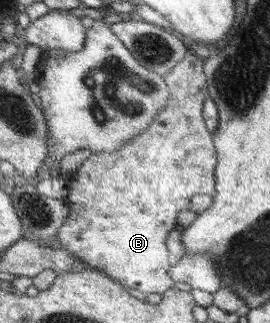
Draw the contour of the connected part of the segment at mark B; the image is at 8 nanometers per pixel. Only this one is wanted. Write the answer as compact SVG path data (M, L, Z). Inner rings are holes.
M193 50L186 53L176 67L164 76L166 86L172 95L165 108L157 113L150 129L138 139L127 141L126 145L113 153L98 152L90 155L87 162L78 169L76 181L70 182L66 202L71 215L55 235L73 257L94 267L108 277L121 280L126 289L136 289L145 296L148 293L163 294L174 287L168 276L168 252L165 246L166 234L177 223L178 211L188 210L188 199L192 195L209 195L215 191L215 170L217 166L216 147L212 134L205 128L202 109L208 98L208 83L205 81L204 62L194 55Z

